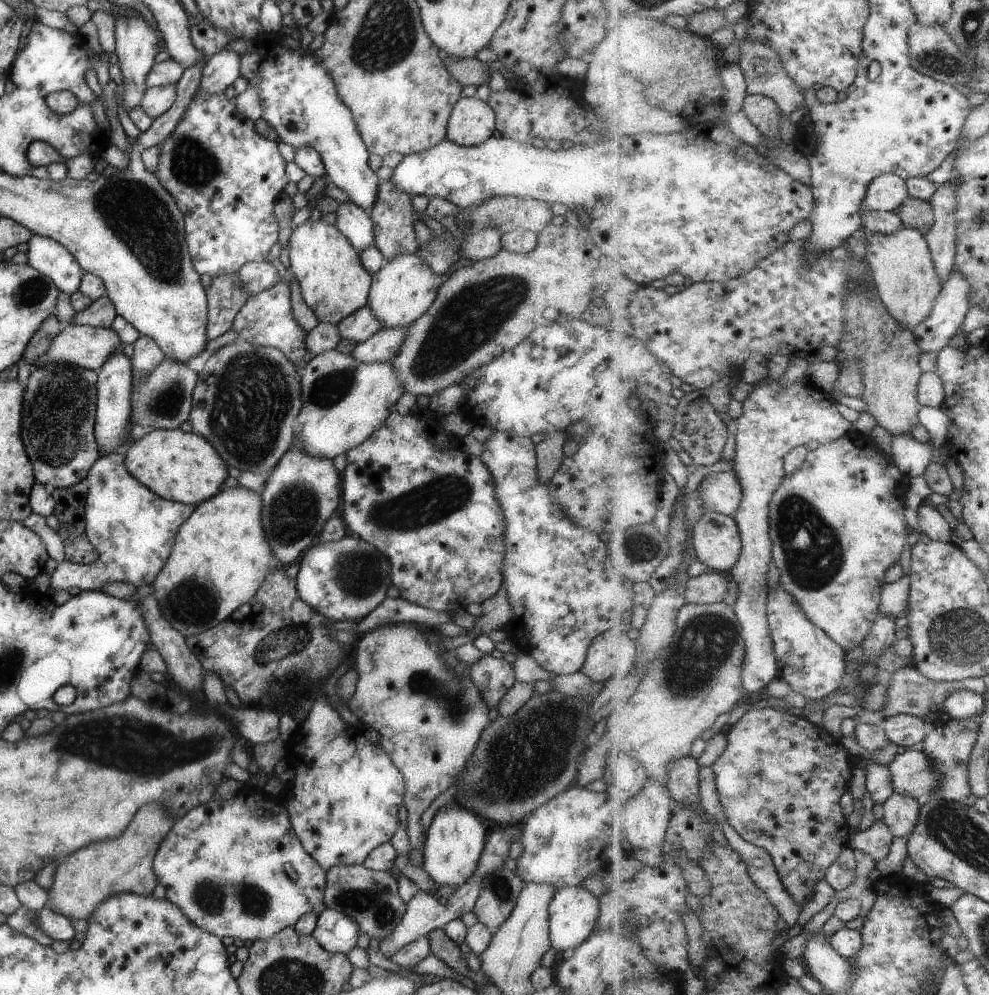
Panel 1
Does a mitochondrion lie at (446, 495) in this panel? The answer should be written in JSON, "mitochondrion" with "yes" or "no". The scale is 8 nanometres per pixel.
{"mitochondrion":"yes"}

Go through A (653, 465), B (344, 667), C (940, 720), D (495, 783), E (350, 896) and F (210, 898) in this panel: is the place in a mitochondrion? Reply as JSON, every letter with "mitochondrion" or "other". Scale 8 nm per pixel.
{"A":"other","B":"other","C":"other","D":"mitochondrion","E":"mitochondrion","F":"mitochondrion"}

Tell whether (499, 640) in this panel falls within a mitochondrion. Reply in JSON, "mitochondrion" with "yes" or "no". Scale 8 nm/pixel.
{"mitochondrion":"no"}

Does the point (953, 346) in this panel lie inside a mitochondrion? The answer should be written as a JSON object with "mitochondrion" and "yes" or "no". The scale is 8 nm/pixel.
{"mitochondrion":"no"}

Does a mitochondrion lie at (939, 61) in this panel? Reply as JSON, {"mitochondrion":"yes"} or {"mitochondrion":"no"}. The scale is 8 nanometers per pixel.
{"mitochondrion":"yes"}

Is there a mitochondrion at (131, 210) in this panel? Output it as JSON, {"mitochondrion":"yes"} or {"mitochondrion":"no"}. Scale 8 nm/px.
{"mitochondrion":"yes"}

